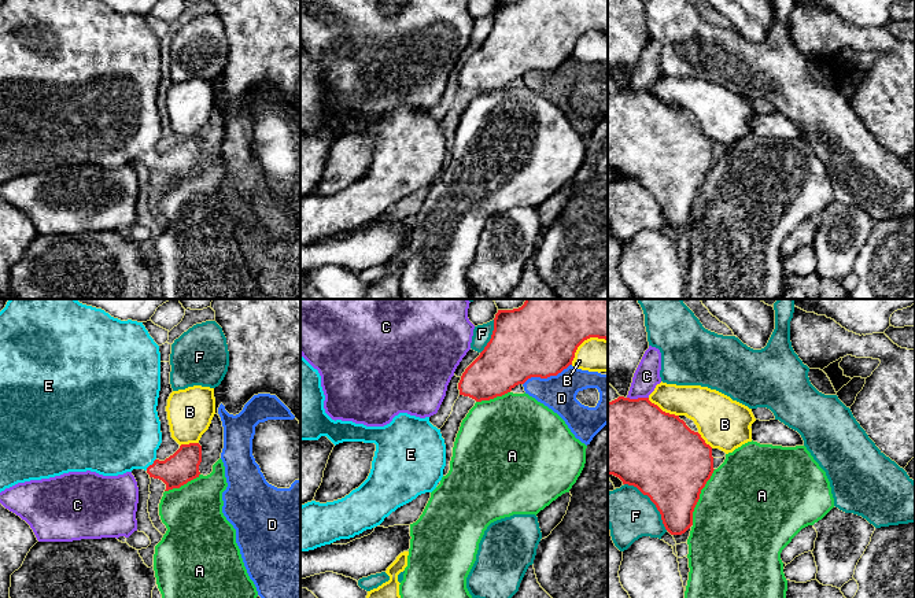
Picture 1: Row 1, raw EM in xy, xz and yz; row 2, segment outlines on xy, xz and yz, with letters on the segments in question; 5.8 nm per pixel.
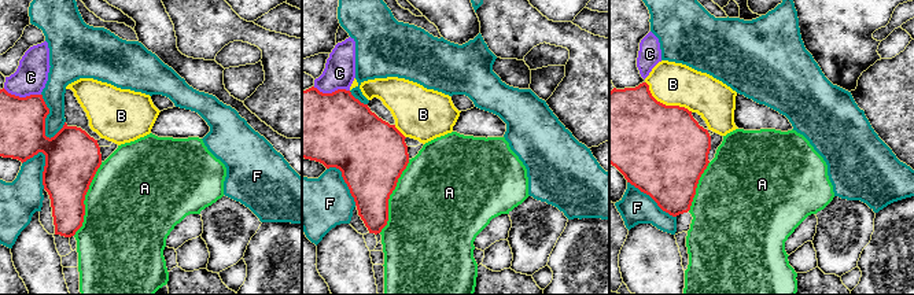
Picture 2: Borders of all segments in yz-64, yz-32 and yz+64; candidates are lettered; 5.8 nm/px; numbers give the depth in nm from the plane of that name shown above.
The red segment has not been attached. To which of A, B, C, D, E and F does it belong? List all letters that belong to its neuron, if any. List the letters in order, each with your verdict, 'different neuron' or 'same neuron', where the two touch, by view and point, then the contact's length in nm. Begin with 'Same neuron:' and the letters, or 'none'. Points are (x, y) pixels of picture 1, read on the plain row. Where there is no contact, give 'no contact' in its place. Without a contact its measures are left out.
Same neuron: E
A: different neuron | yz (698, 189) | 360 nm
B: different neuron | xz (583, 33) | 260 nm
C: different neuron | yz (638, 91) | 130 nm
D: different neuron | xz (546, 70) | 320 nm
E: same neuron | xy (152, 157) | 90 nm
F: different neuron | yz (652, 194) | 380 nm

